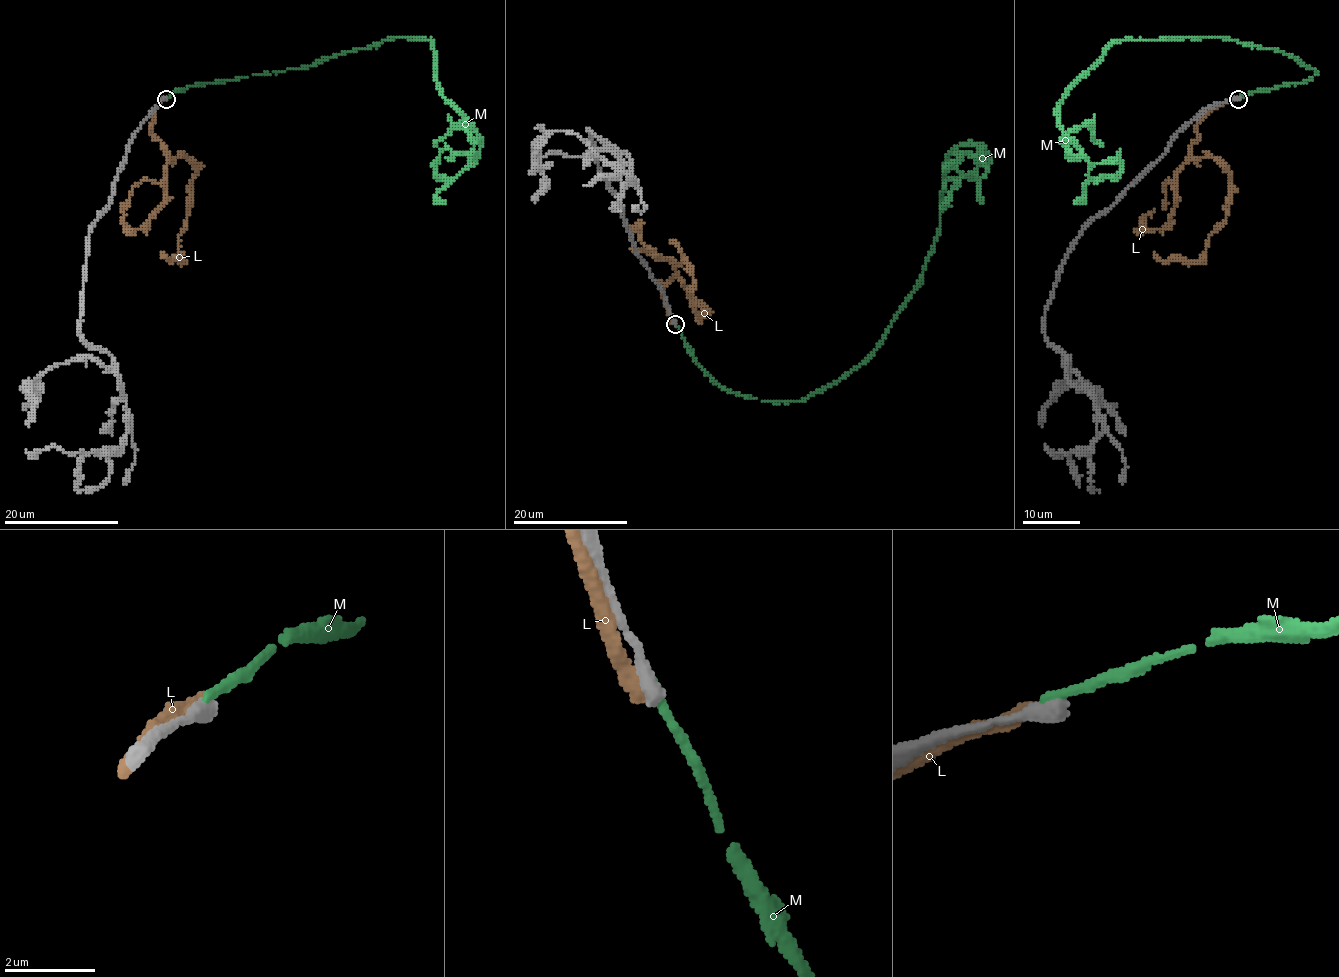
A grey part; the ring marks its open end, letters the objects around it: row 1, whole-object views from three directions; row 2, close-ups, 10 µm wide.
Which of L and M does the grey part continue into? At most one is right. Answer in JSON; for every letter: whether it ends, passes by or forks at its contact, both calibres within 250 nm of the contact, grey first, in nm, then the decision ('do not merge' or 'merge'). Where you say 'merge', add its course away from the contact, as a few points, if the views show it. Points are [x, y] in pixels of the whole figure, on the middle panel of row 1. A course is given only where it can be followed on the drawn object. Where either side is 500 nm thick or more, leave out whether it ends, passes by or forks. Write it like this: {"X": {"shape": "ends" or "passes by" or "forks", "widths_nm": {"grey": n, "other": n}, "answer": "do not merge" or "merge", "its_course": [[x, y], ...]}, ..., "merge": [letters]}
{"L": {"shape": "passes by", "widths_nm": {"grey": 180, "other": 320}, "answer": "do not merge"}, "M": {"shape": "ends", "widths_nm": {"grey": 400, "other": 190}, "answer": "do not merge"}, "merge": []}

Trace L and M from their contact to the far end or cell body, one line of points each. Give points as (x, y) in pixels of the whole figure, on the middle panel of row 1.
L: (670, 314), (660, 284), (673, 276), (703, 315), (699, 317), (688, 295), (693, 284), (690, 266), (669, 239)
M: (675, 322), (726, 390), (804, 400), (873, 351), (937, 233), (946, 157), (977, 144), (987, 169), (950, 206)

